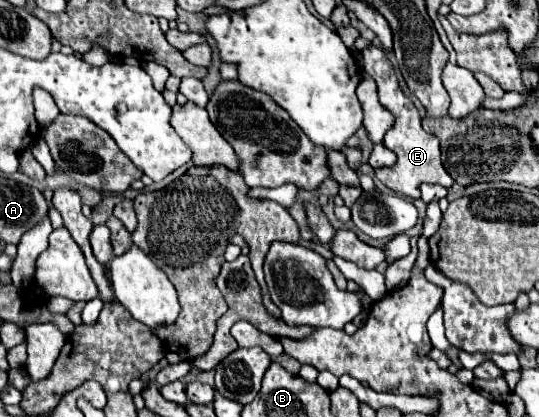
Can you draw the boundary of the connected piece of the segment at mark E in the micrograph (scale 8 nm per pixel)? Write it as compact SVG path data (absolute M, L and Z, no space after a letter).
M373 45L365 47L361 51L363 61L365 61L365 71L375 79L377 87L379 87L379 101L385 105L385 109L395 117L395 125L385 133L383 145L391 151L395 151L397 155L397 163L393 167L381 167L375 169L375 177L387 185L389 189L393 189L395 193L409 197L409 199L417 199L419 197L419 185L421 183L437 183L443 187L451 187L453 179L447 175L443 163L441 163L441 153L439 153L439 139L431 133L425 133L421 127L421 115L417 111L417 107L413 105L411 99L407 99L403 95L403 91L399 89L395 71L387 59L387 53L383 49L377 49Z

